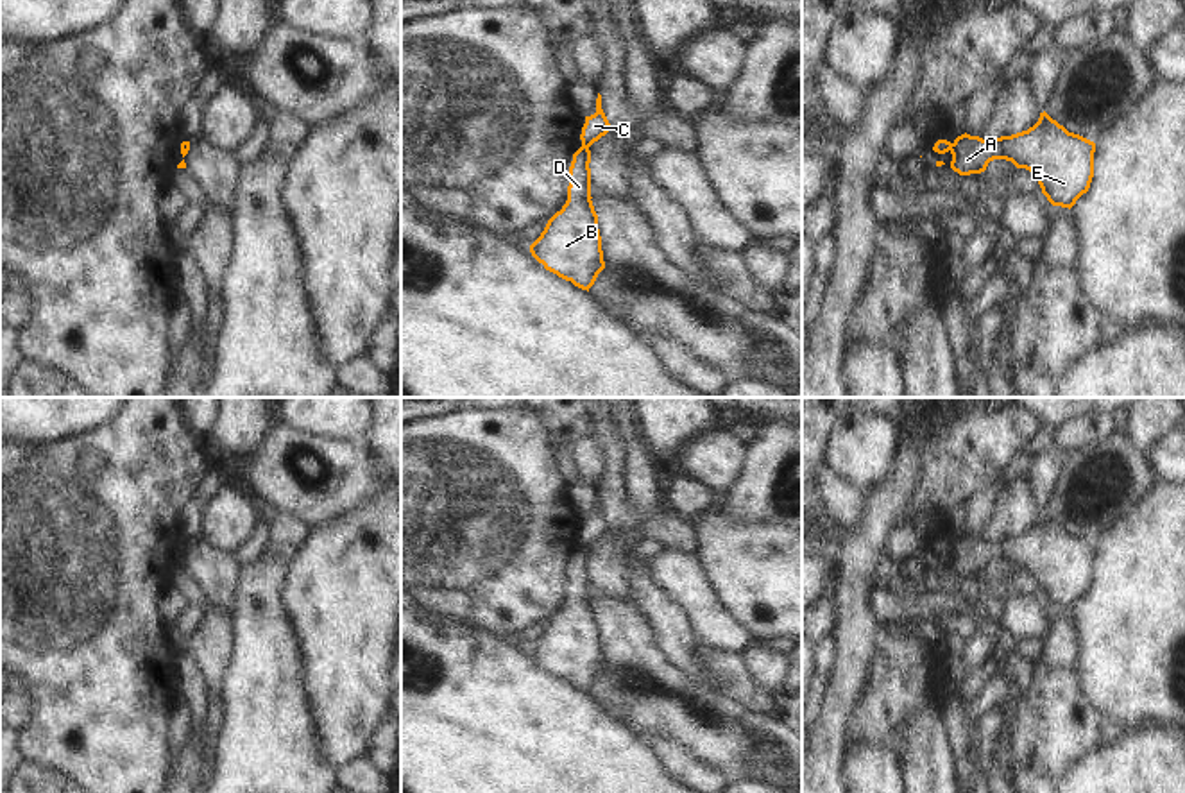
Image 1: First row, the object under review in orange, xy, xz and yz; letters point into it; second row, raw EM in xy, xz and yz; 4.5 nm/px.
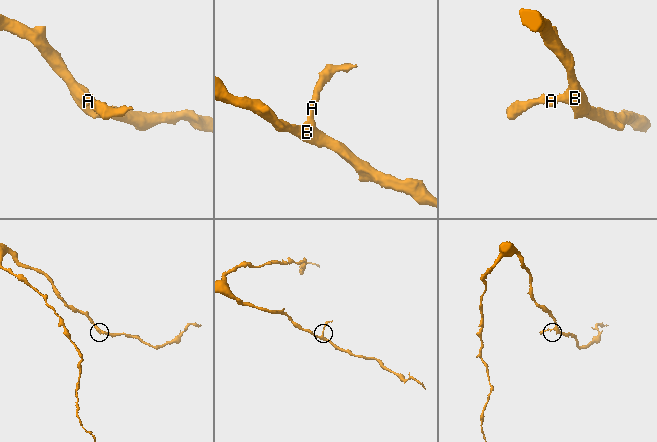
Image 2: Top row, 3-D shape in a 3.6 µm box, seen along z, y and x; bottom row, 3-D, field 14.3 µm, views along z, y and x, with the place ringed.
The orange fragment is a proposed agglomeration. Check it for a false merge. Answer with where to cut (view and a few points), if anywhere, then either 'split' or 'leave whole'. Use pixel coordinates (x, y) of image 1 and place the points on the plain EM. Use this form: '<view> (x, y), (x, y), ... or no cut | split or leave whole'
xz (582, 545), (588, 548) | split

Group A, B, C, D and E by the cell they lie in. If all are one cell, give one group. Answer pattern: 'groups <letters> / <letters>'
groups A B D E / C

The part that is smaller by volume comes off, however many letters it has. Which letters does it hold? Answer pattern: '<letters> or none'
C

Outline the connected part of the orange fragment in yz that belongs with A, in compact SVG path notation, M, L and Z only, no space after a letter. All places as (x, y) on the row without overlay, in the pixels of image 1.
M1045 512L1027 532L983 541L961 535L954 541L951 569L959 576L981 575L993 560L1029 571L1053 607L1072 609L1094 578L1095 544L1069 533Z

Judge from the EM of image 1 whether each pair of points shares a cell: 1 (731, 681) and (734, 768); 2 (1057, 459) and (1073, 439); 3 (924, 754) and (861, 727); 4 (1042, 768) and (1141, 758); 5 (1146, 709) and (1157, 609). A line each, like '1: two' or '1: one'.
1: two
2: two
3: two
4: two
5: one

